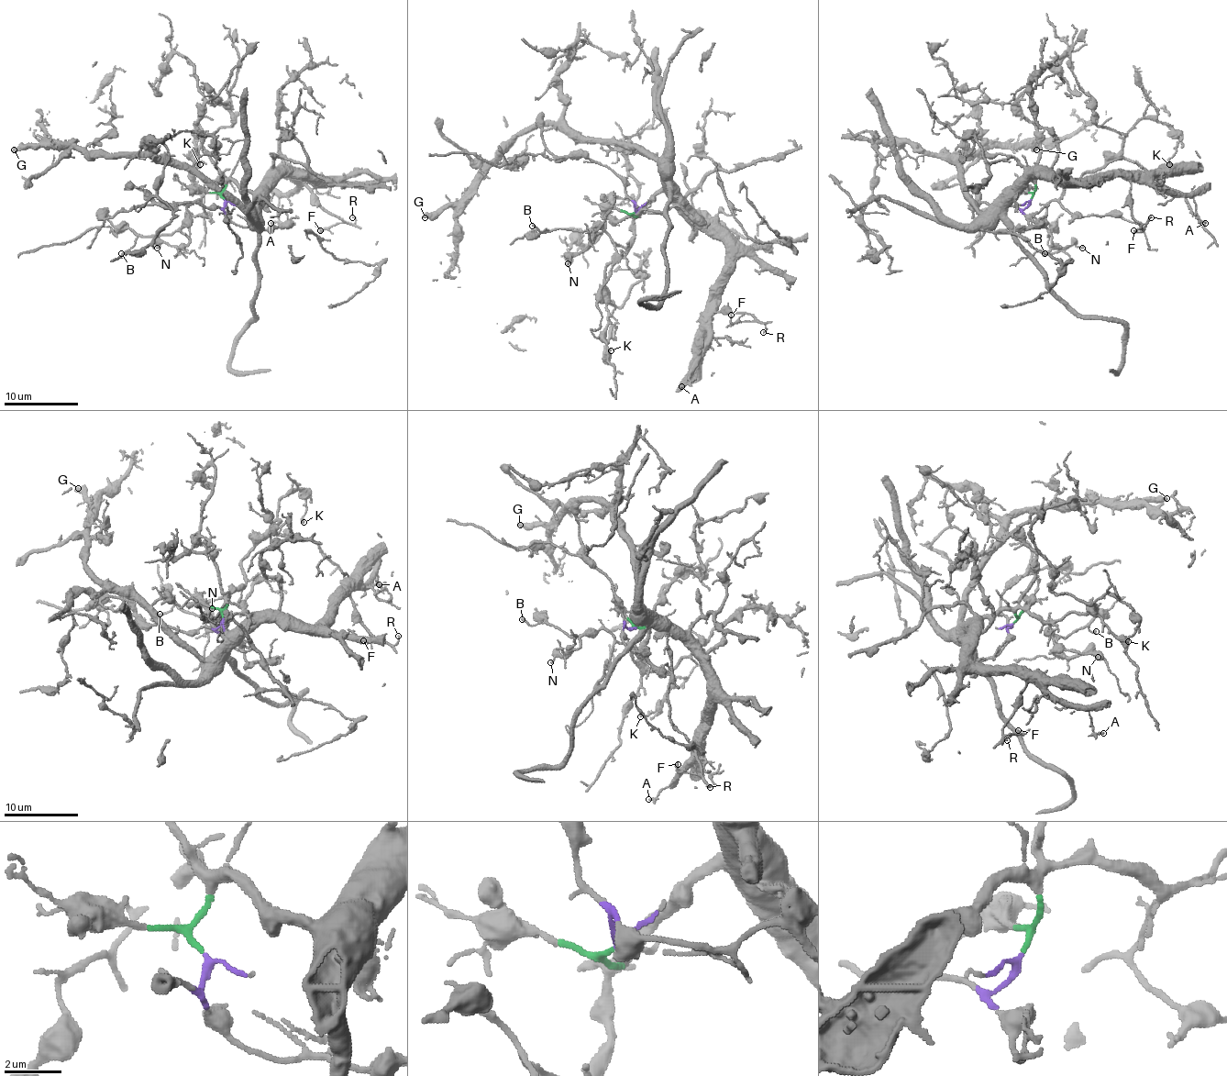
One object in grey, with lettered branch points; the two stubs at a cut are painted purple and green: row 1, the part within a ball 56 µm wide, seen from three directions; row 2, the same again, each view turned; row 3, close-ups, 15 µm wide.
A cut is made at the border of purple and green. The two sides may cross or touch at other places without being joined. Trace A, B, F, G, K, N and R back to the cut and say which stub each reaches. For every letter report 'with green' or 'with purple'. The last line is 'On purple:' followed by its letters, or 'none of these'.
A: with green
B: with green
F: with green
G: with green
K: with green
N: with green
R: with green
On purple: none of these

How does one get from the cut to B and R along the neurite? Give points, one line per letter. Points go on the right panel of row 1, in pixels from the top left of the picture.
B: (1031, 198), (1038, 178), (1058, 176), (1066, 183), (1062, 194), (1045, 207), (1049, 247), (1044, 254)
R: (1031, 198), (1031, 182), (1011, 191), (1036, 176), (1121, 176), (1132, 183), (1132, 215), (1144, 224), (1152, 216)

